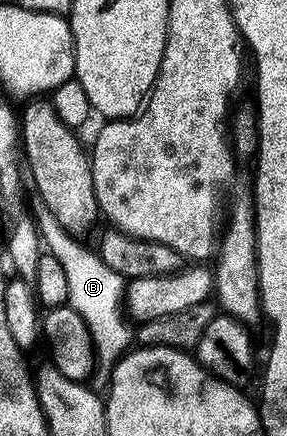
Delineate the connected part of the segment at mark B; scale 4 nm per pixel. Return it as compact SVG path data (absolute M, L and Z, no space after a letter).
M44 206L37 208L34 209L33 216L44 247L51 256L62 263L67 282L70 283L68 305L87 322L93 344L96 346L98 366L89 385L97 397L107 400L113 386L114 369L135 342L134 329L128 328L128 319L125 317L127 281L121 275L115 274L96 251L91 252L85 248L80 239L61 226L59 218L55 217L51 210L47 210Z

